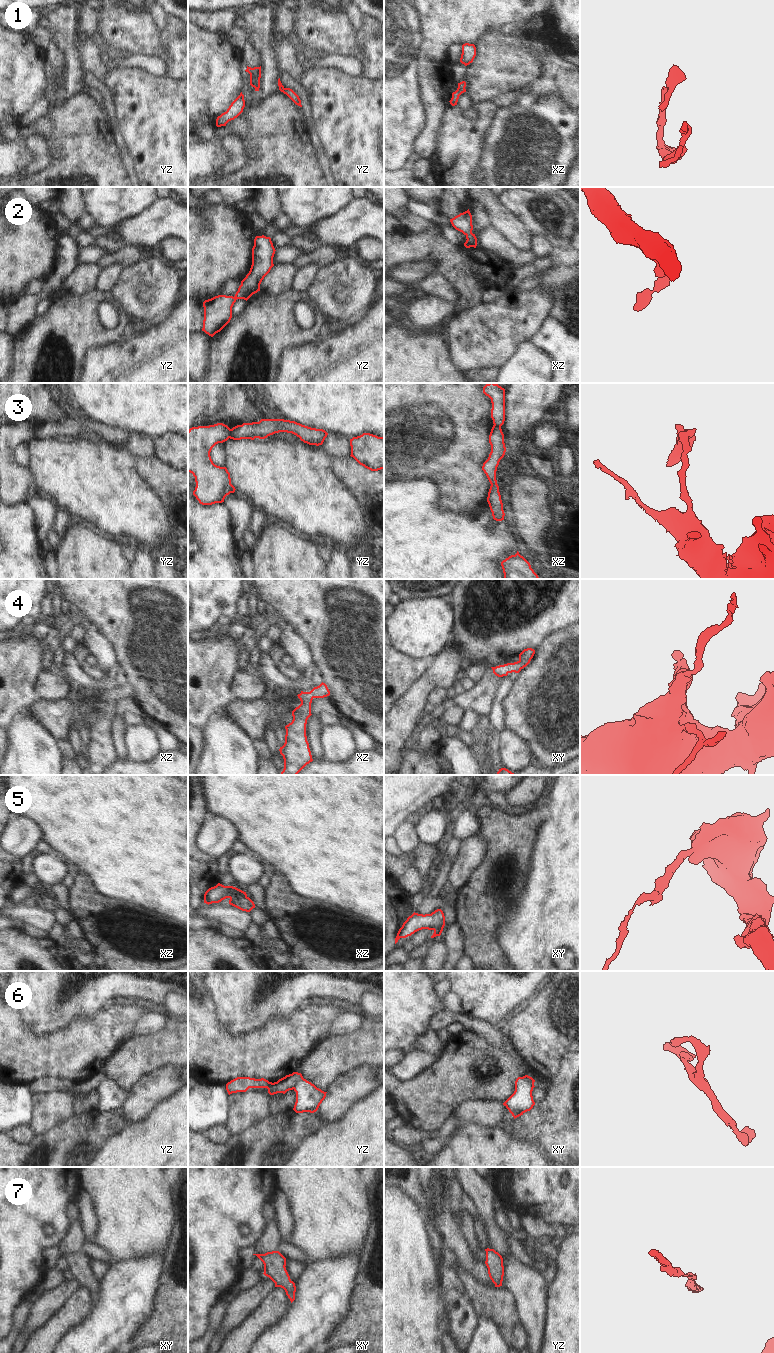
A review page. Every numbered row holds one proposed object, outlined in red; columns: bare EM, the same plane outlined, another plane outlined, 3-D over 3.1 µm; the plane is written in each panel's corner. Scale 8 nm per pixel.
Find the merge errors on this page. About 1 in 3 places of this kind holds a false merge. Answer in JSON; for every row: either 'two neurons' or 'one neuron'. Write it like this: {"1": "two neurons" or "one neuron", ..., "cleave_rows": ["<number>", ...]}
{"1": "one neuron", "2": "one neuron", "3": "two neurons", "4": "one neuron", "5": "two neurons", "6": "two neurons", "7": "one neuron", "cleave_rows": ["3", "5", "6"]}

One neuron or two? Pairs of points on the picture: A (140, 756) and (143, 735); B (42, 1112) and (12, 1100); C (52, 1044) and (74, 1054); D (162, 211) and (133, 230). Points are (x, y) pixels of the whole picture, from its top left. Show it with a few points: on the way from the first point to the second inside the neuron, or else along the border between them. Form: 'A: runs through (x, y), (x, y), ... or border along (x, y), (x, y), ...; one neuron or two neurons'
A: runs through (140, 751), (141, 740); one neuron
B: border along (33, 1095), (33, 1118), (29, 1125); two neurons
C: runs through (57, 1049), (61, 1053), (69, 1053); one neuron
D: runs through (155, 218), (144, 229), (140, 230); one neuron

